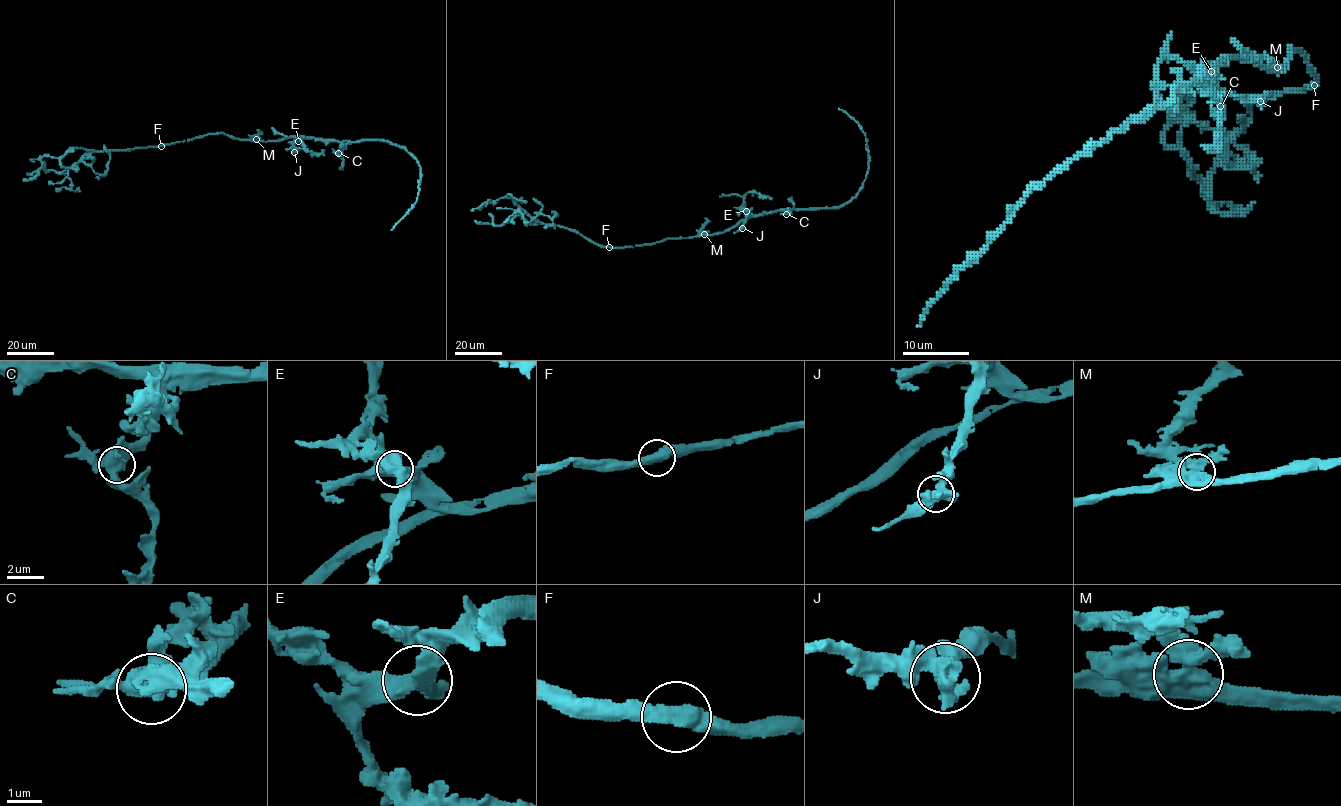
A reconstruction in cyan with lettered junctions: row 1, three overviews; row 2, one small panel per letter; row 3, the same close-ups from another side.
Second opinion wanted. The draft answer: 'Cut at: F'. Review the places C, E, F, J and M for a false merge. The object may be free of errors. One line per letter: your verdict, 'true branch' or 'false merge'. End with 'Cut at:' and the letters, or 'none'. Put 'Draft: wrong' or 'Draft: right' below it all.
C: true branch
E: true branch
F: true branch
J: true branch
M: true branch
Cut at: none
Draft: wrong

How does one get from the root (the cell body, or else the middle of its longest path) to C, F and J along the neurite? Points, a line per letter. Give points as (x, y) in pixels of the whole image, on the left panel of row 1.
C: (264, 141), (296, 136), (335, 140), (343, 143), (338, 153)
F: (264, 141), (209, 133), (160, 146)
J: (264, 141), (303, 136), (294, 144), (299, 149), (294, 152)

